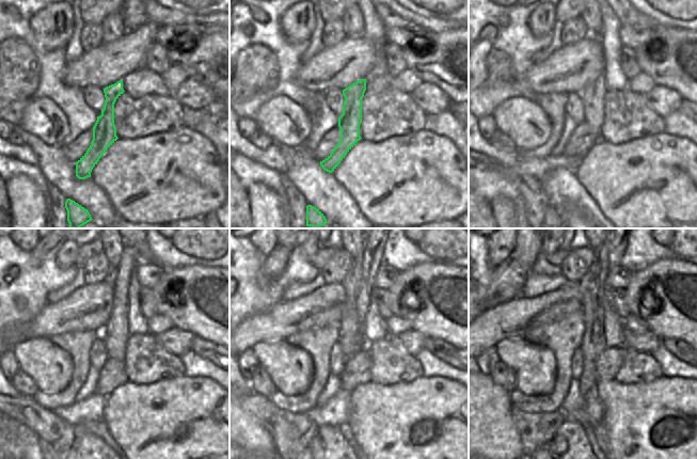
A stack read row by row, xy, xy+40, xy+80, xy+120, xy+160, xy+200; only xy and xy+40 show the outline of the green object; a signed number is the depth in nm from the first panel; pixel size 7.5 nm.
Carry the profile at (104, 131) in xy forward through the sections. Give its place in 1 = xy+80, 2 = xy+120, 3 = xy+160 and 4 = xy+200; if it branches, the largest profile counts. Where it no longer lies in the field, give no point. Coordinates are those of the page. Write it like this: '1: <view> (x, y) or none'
1: xy+80 (592, 95)
2: xy+120 (115, 332)
3: xy+160 (355, 284)
4: xy+200 (592, 286)

